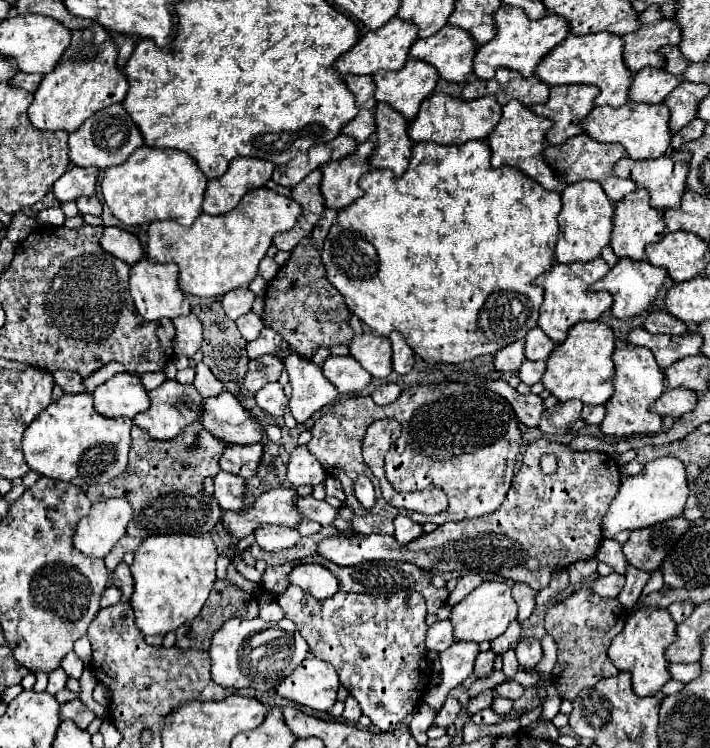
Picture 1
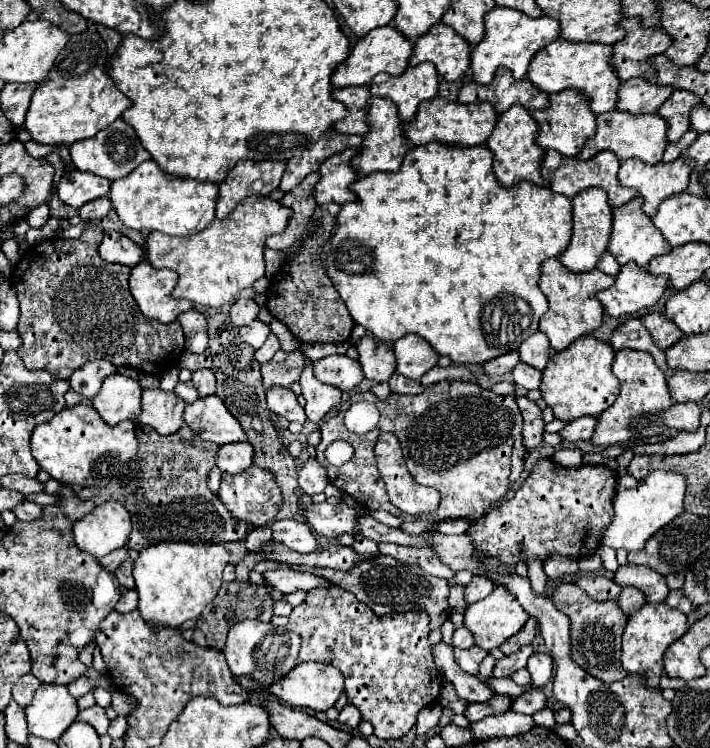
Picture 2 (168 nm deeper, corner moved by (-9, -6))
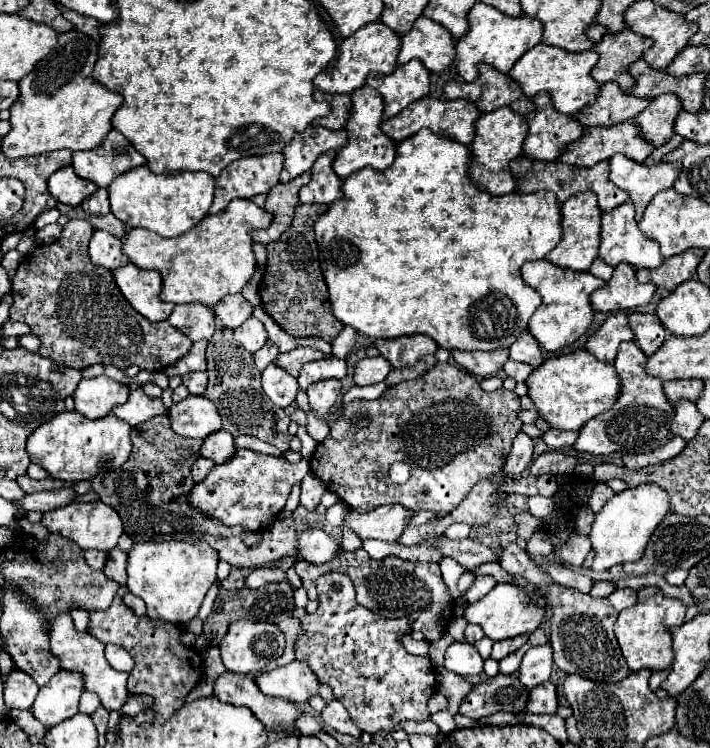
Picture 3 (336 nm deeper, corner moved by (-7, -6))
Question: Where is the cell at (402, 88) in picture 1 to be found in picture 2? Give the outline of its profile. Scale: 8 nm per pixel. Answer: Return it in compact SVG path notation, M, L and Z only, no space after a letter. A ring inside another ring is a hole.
M431 62L407 66L401 76L377 74L369 84L373 96L391 98L399 110L399 118L409 122L423 100L431 100L439 90L439 74Z

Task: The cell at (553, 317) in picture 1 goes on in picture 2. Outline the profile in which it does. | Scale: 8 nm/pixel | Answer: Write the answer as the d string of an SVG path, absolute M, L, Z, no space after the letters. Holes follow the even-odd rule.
M551 258L545 260L541 264L541 280L539 280L539 288L541 292L547 296L549 300L549 310L543 314L543 318L539 320L539 330L549 338L551 346L555 350L565 350L569 348L579 336L587 336L593 330L597 330L601 326L601 318L603 318L603 306L597 300L597 292L605 290L613 284L613 276L607 276L603 272L599 272L597 268L591 272L571 272L567 270L559 260Z

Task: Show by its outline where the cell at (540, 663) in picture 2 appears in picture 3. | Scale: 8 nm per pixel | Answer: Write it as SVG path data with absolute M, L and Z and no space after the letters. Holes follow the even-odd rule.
M545 644L545 646L531 648L523 656L523 662L521 662L521 668L519 668L519 674L521 674L519 682L525 688L535 688L535 686L549 680L551 668L553 668L553 650L551 650L551 646Z

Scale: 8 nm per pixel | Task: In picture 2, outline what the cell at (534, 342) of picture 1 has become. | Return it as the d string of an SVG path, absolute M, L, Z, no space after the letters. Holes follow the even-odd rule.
M535 332L527 340L523 340L521 346L517 348L517 352L519 352L521 362L525 362L537 370L543 370L547 366L549 358L555 354L555 350L549 344L549 338L543 332Z

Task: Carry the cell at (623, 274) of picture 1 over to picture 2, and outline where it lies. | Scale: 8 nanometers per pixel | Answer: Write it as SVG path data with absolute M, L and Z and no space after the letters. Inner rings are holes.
M629 262L621 266L619 274L615 276L615 284L601 290L597 298L609 316L619 318L623 314L635 314L651 308L663 296L665 288L665 276L653 276L635 262Z

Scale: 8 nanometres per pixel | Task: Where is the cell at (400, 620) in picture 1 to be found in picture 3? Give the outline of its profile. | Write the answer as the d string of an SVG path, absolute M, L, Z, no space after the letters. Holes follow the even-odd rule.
M339 572L317 578L317 594L317 610L301 618L295 660L309 664L321 682L333 688L359 730L393 732L407 720L427 720L427 702L437 692L437 672L429 658L413 656L403 648L401 638L405 630L411 630L409 620L383 618L357 604L351 580Z

